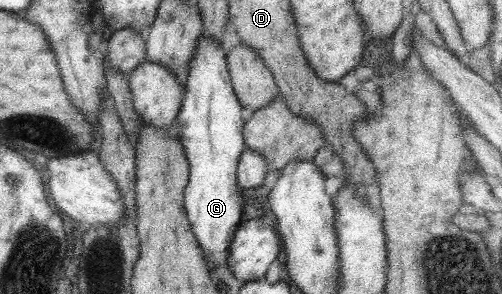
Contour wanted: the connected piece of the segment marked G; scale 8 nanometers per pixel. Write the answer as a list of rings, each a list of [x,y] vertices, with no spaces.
[[[212,38],[198,39],[193,56],[188,62],[188,71],[184,77],[183,94],[179,112],[175,117],[178,132],[176,138],[181,143],[188,164],[188,179],[183,190],[183,210],[189,222],[189,230],[201,247],[201,254],[205,262],[212,262],[213,269],[227,268],[227,247],[241,220],[243,200],[241,191],[236,185],[236,164],[239,155],[244,151],[242,128],[244,120],[241,118],[241,105],[236,99],[230,76],[225,62],[225,52],[221,44]]]

